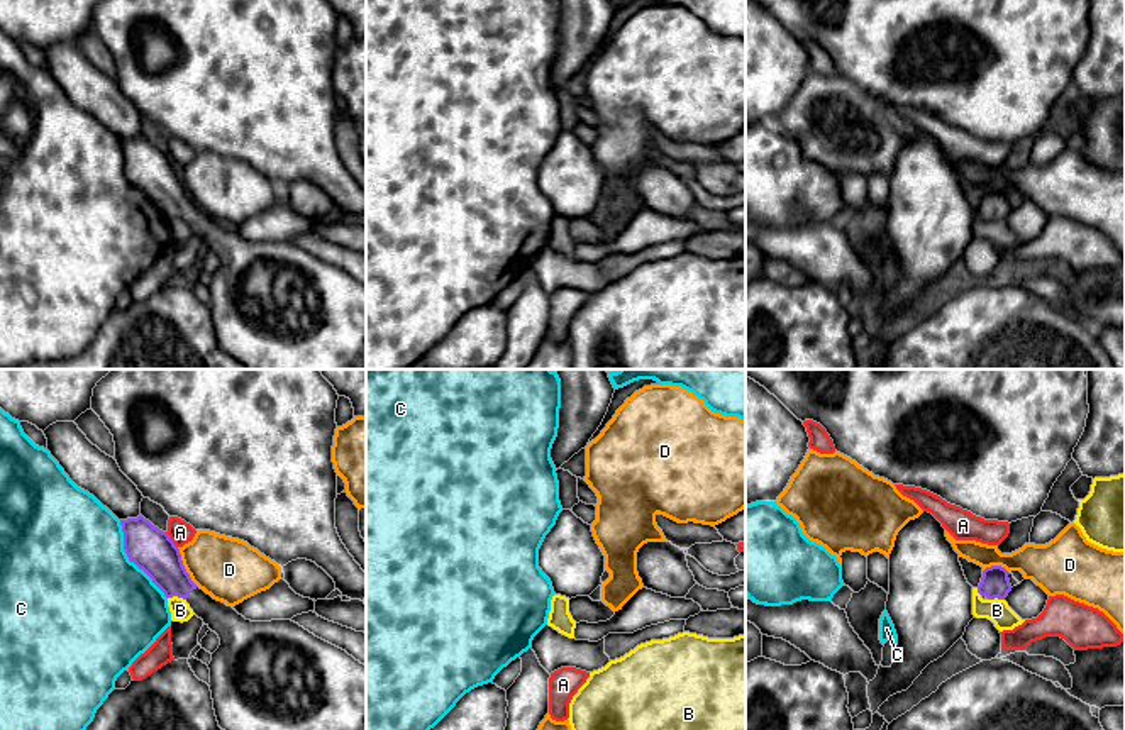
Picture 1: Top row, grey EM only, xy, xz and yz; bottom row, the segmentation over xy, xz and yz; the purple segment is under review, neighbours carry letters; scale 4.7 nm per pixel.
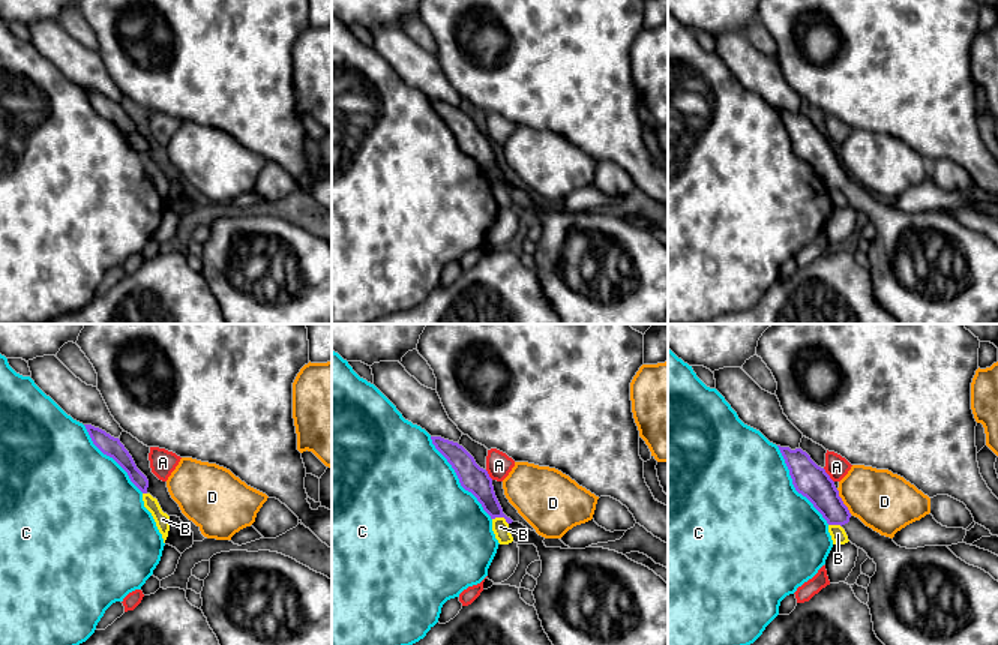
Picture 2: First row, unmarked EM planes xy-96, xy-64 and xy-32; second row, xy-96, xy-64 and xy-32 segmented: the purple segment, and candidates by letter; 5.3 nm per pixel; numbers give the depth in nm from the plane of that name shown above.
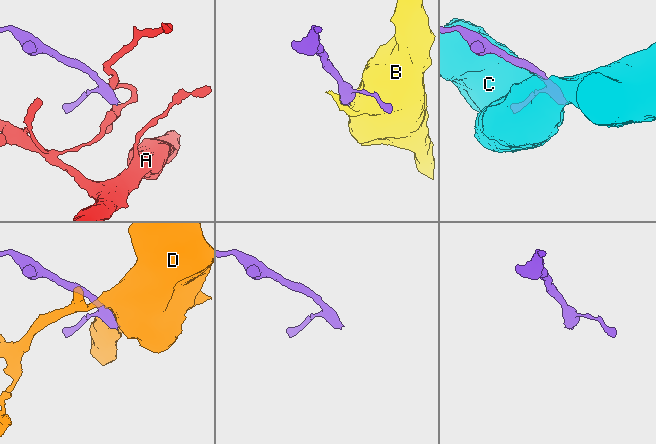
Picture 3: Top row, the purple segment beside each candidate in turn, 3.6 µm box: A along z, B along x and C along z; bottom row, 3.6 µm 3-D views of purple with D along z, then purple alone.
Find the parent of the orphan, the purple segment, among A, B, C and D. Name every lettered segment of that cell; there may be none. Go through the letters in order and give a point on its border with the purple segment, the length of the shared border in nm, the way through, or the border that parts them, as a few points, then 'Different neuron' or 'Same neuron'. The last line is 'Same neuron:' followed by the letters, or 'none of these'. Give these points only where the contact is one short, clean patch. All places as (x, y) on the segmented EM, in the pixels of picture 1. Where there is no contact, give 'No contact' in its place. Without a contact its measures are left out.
A: Touches purple at xy (171, 541). Shared border 100 nm. Boundary: xy (165, 532), (177, 547). Different neuron
B: Touches purple at xy (177, 595). Shared border 90 nm. Boundary: xy (168, 597), (182, 597), (185, 600). Different neuron
C: Touches purple at xy (131, 561). Shared border 440 nm. Different neuron
D: Touches purple at xy (183, 568). Shared border 200 nm. Boundary: xy (178, 549), (185, 571), (199, 586). Different neuron
Same neuron: none of these

